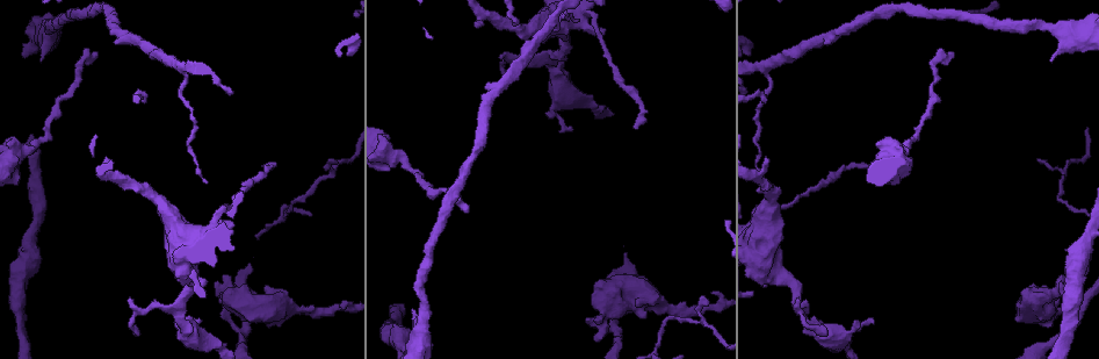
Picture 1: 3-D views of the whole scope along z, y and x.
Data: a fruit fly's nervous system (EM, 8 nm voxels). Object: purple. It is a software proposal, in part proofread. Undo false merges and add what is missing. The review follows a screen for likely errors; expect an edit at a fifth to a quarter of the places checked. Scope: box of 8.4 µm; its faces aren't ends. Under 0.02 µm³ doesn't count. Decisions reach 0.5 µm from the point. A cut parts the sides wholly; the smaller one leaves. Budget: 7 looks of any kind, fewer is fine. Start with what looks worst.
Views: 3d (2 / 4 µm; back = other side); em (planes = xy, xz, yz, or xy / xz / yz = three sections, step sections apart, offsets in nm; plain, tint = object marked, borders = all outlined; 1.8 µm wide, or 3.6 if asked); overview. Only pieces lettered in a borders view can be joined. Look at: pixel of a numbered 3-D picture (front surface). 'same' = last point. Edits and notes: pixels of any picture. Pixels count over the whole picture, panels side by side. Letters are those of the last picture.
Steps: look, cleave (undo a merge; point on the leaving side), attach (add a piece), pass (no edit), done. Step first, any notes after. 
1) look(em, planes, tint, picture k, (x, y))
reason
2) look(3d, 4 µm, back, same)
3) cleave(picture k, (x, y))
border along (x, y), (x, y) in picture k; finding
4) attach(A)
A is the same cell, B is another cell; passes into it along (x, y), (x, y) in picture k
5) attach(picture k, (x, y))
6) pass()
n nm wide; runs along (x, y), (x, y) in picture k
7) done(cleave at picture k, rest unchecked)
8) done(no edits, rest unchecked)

look(3d, 4 µm, picture 1, (93, 55))
tapers out

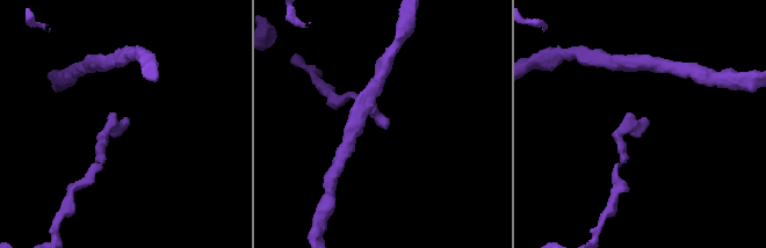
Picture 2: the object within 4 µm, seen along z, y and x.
look(em, 3.6 µm, yz, step 8, tint, picture 2, (649, 123))
need the tissue

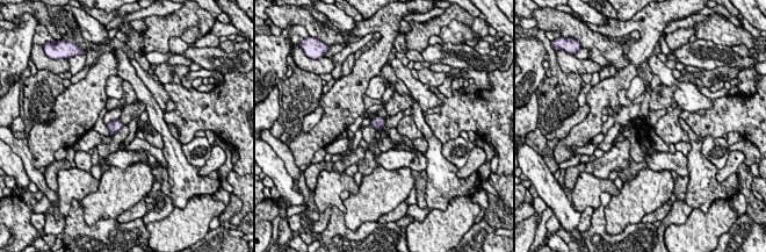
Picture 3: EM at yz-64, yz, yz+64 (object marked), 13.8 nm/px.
look(em, 3.6 µm, planes, borders, same)

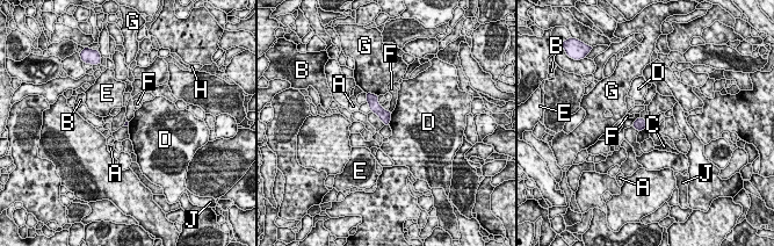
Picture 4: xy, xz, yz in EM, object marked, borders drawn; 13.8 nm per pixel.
pass()
A, B, C, D, E, F, G, H and J are other cells; runs along (369, 96), (386, 121) in picture 4; no lettered piece goes on from it

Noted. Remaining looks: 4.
look(em, planes, borders, picture 1, (714, 293))
branch stops here

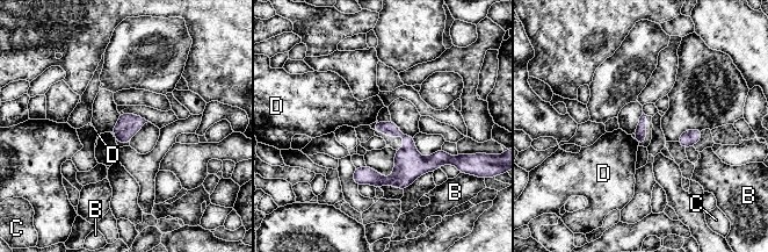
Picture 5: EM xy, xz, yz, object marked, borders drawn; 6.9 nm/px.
pass()
D touches over 50 nm; B, C and D are other cells; no lettered piece goes on from it

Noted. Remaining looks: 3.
look(3d, 4 µm, back, picture 1, (898, 150))

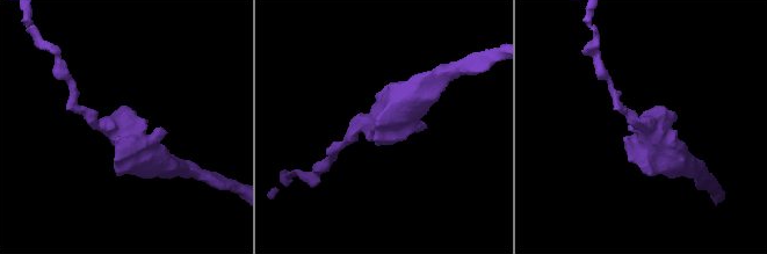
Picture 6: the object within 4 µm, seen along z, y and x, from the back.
look(em, 3.6 µm, planes, borders, picture 6, (104, 128))

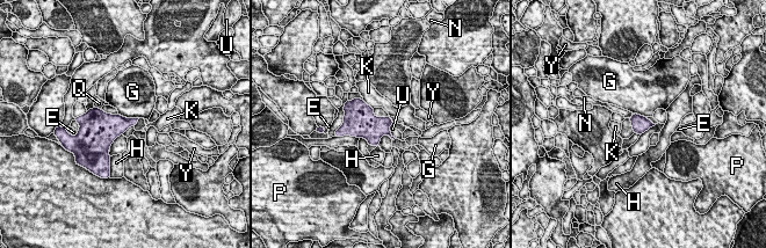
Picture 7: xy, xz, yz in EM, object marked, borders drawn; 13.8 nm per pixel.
pass()
E, G, H, K, N, P, Q, U and Y are other cells; border along (390, 124), (390, 131), (395, 138) in picture 7; continuous, no second neuron

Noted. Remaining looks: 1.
done(no edits, rest unchecked)

